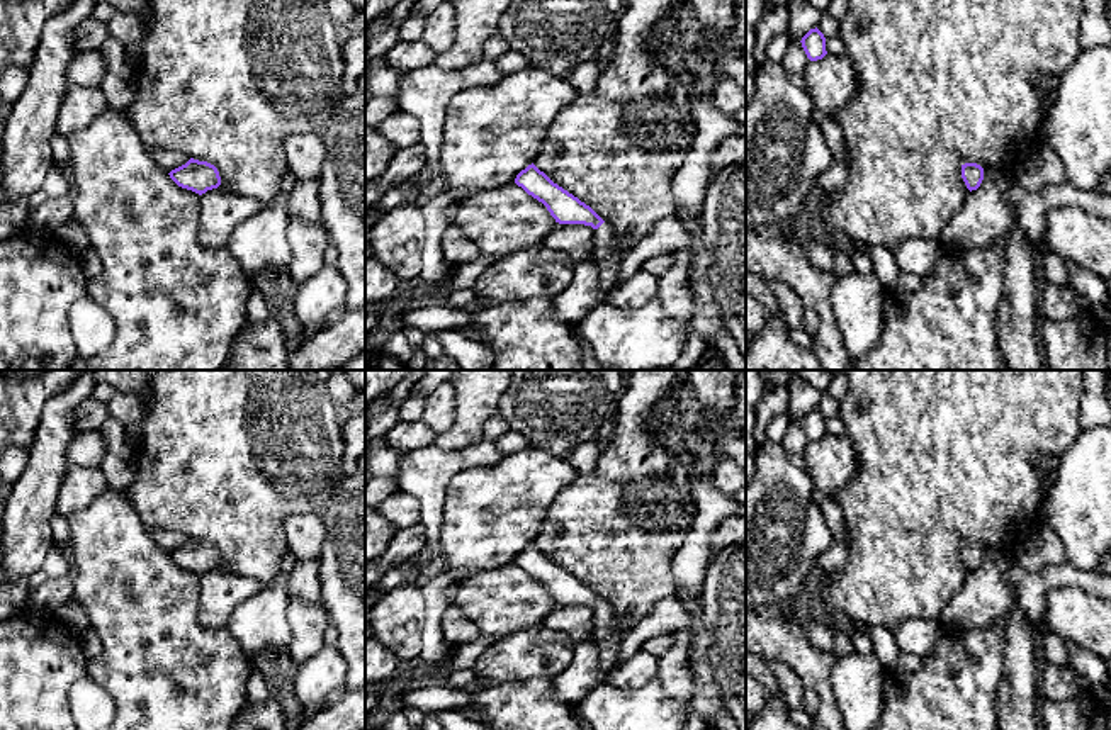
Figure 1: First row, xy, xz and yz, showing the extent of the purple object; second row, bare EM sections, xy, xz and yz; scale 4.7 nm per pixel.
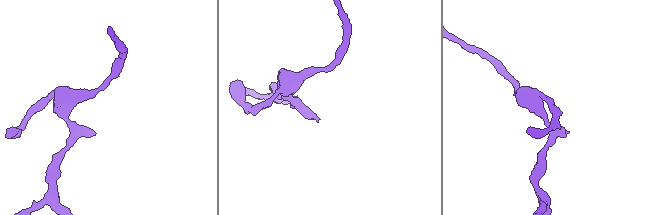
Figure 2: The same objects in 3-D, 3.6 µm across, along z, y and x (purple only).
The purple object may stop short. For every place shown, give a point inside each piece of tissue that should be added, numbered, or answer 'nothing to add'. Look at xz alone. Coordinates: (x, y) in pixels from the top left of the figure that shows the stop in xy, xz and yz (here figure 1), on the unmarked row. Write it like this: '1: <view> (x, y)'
1: xz (607, 635)

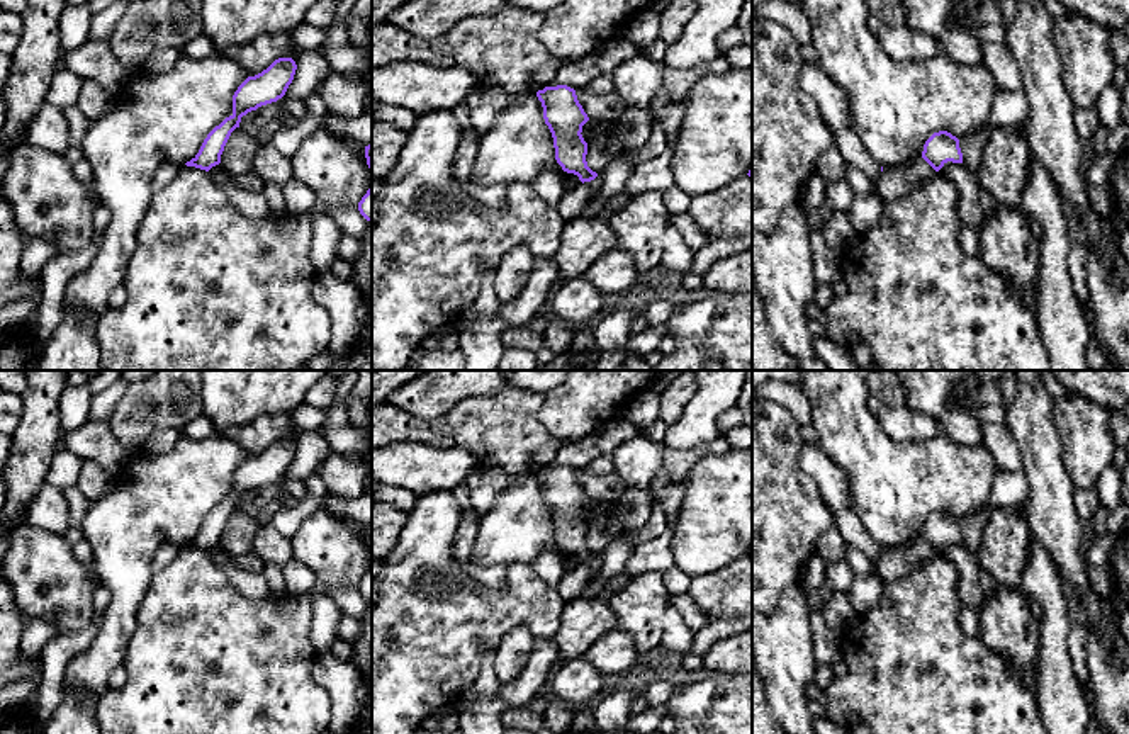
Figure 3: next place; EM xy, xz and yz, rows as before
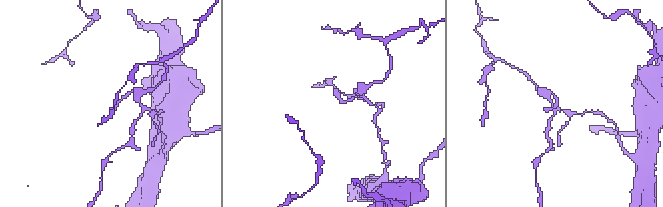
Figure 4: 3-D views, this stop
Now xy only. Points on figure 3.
nothing to add

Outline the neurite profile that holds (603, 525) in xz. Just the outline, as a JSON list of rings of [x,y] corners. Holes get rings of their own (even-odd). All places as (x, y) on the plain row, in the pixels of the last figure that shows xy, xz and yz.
[[[593,501],[591,517],[587,520],[587,547],[601,556],[609,542],[625,534],[626,528],[618,517],[615,505],[609,501]]]

